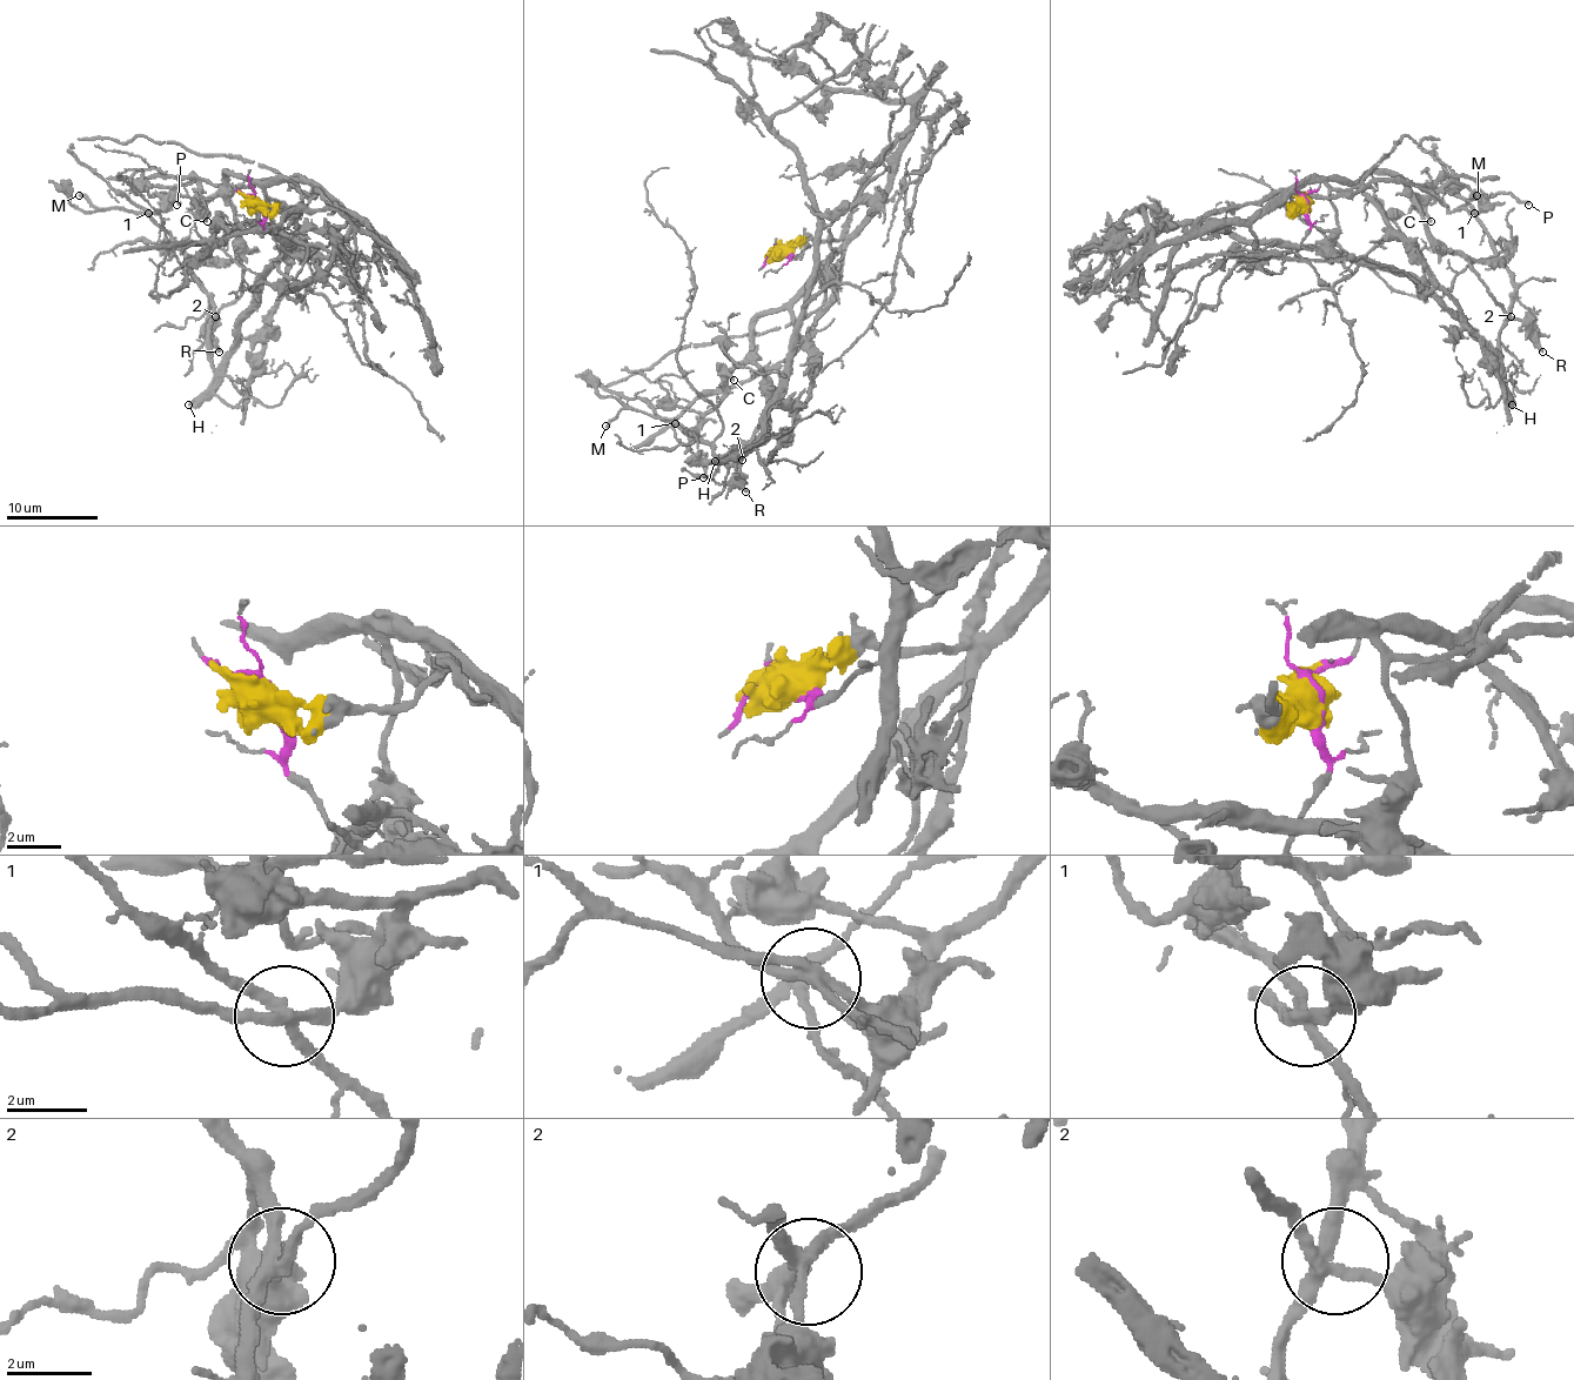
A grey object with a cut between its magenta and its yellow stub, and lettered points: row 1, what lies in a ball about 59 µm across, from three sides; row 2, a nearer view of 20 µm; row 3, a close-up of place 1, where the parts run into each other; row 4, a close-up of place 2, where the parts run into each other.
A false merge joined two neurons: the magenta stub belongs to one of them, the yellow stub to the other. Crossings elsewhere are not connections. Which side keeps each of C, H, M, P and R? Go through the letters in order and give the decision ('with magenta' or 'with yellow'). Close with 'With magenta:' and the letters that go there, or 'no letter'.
C: with yellow
H: with magenta
M: with yellow
P: with yellow
R: with yellow
With magenta: H

